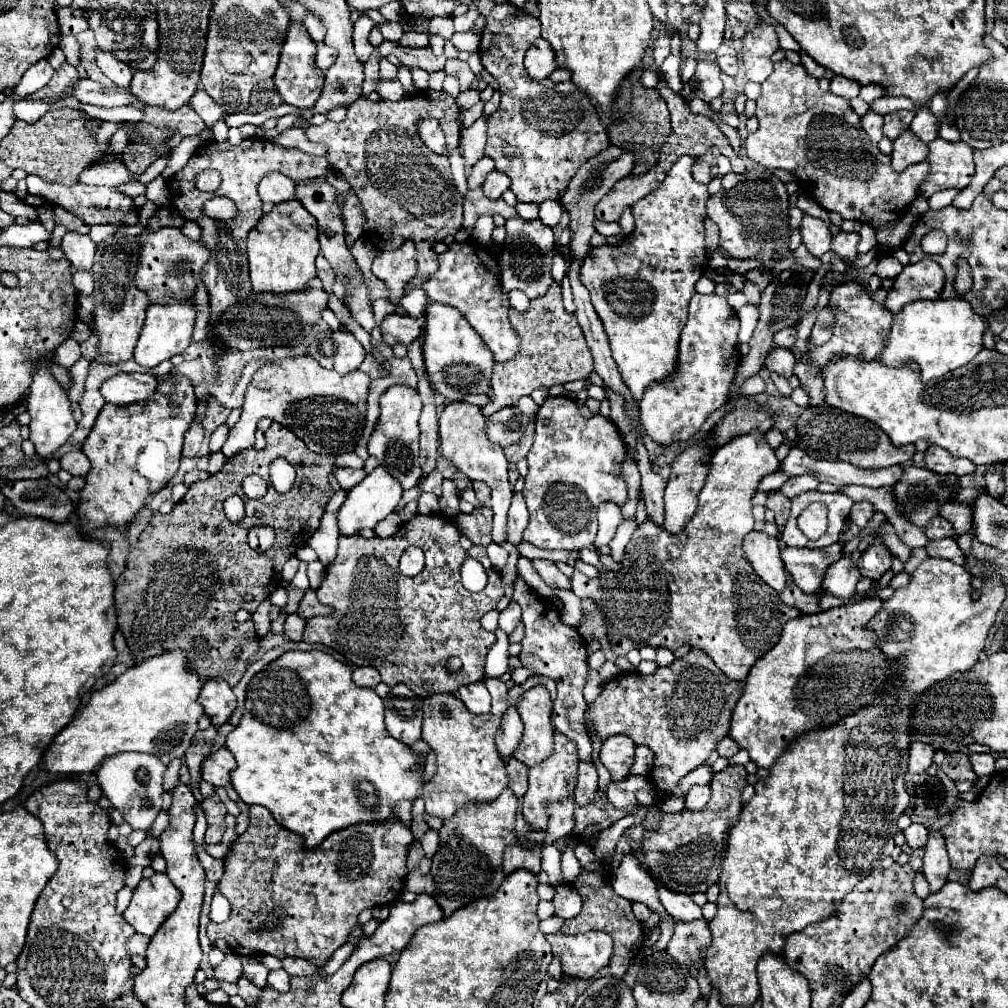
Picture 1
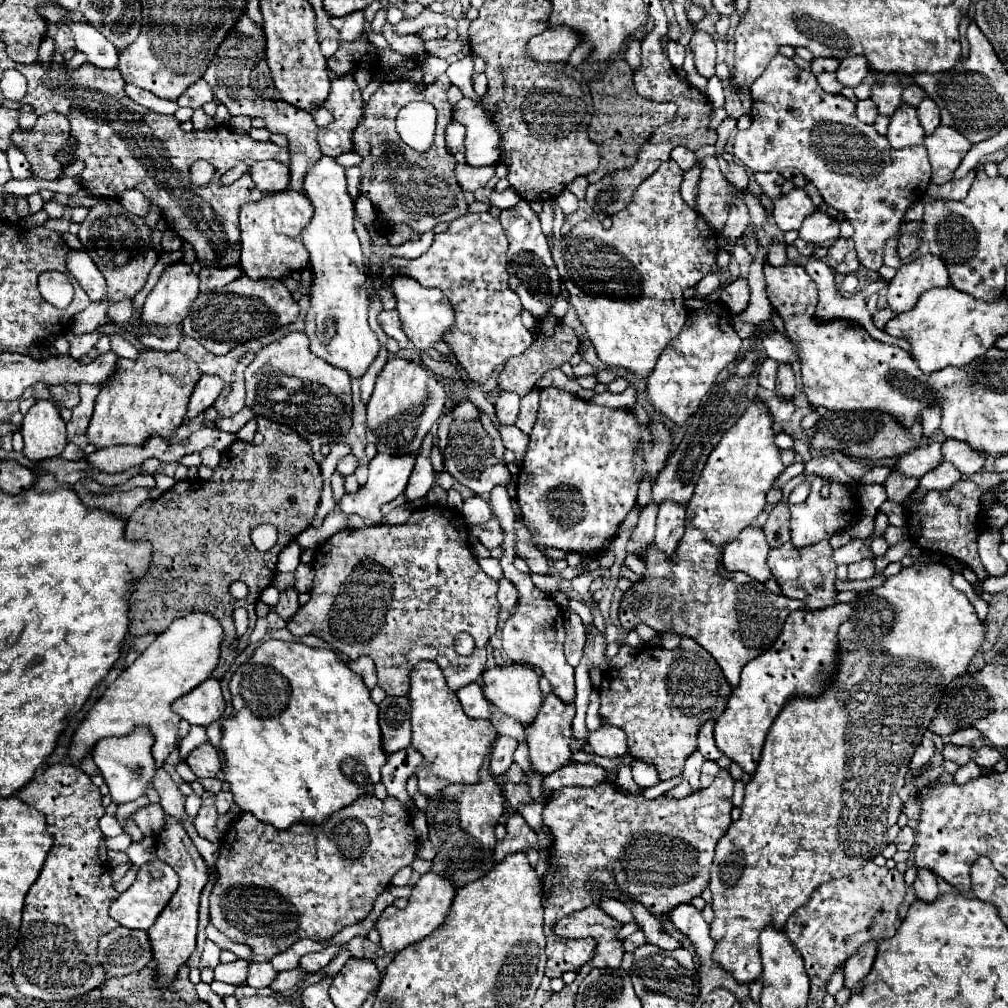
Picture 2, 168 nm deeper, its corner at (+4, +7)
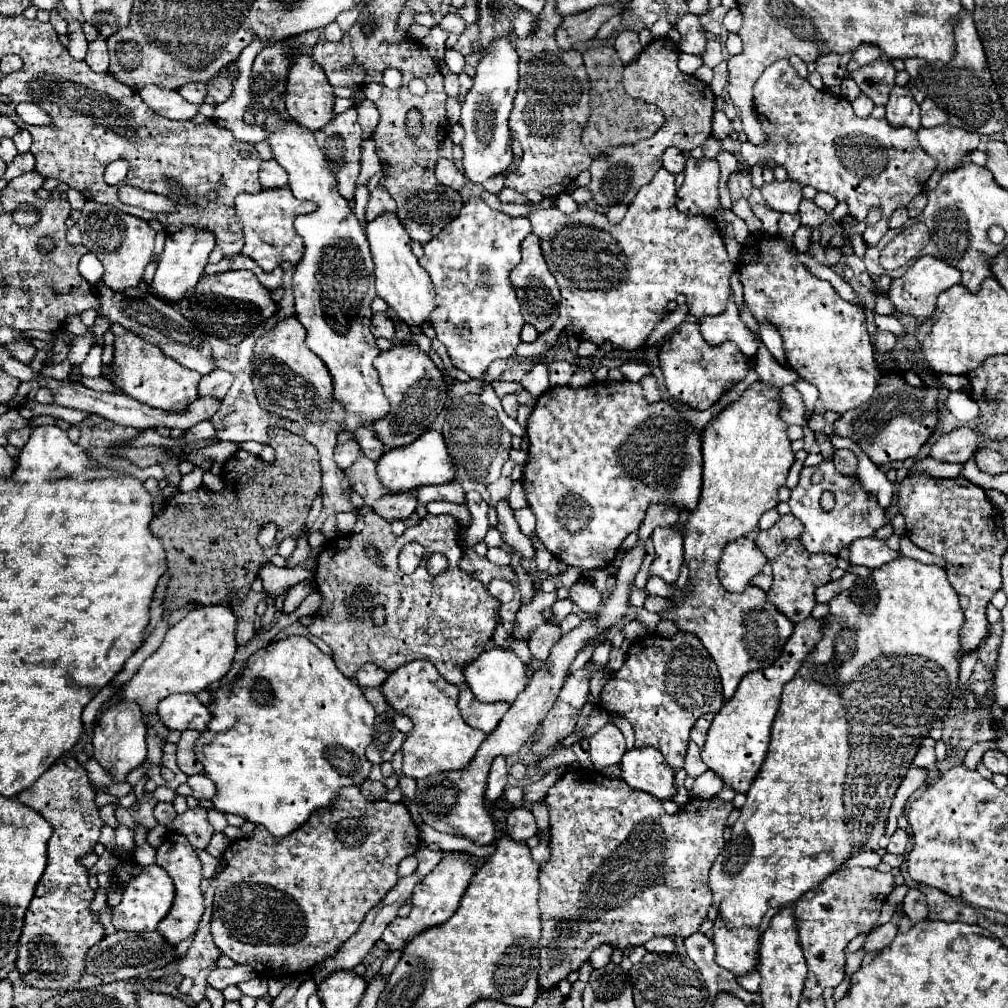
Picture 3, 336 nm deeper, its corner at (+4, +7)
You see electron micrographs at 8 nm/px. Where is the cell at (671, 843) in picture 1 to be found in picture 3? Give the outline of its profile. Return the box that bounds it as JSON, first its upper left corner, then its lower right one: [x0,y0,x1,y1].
[539,770,733,990]

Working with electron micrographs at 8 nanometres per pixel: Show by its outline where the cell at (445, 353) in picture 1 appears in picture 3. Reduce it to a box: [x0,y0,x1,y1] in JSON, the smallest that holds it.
[367,216,435,326]

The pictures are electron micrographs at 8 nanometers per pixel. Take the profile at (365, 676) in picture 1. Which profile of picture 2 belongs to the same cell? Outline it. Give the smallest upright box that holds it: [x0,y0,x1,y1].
[347,656,377,690]

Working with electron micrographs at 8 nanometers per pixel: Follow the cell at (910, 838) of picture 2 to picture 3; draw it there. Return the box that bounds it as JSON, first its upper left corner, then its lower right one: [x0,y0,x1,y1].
[887,830,909,854]

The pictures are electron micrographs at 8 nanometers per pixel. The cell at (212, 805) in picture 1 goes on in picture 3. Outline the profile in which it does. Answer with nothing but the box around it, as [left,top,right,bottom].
[173,808,213,848]

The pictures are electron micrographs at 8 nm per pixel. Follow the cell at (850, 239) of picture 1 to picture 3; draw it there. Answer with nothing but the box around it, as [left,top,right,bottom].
[799,200,827,228]

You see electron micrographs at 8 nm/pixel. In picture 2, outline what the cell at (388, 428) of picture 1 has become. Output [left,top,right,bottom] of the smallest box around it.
[367,358,447,456]

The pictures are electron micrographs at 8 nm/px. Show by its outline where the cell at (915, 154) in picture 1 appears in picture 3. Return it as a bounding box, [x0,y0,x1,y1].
[885,86,921,132]

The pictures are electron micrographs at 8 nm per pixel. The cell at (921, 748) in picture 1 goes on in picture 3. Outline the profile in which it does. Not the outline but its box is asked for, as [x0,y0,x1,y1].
[913,736,937,768]

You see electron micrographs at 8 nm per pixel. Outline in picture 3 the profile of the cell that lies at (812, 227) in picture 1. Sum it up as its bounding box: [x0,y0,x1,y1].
[761,180,803,214]

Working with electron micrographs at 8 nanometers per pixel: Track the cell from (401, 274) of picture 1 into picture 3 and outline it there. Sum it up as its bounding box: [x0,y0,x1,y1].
[419,198,531,436]

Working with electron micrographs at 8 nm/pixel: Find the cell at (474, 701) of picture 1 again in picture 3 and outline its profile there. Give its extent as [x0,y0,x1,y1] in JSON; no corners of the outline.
[457,688,509,734]

